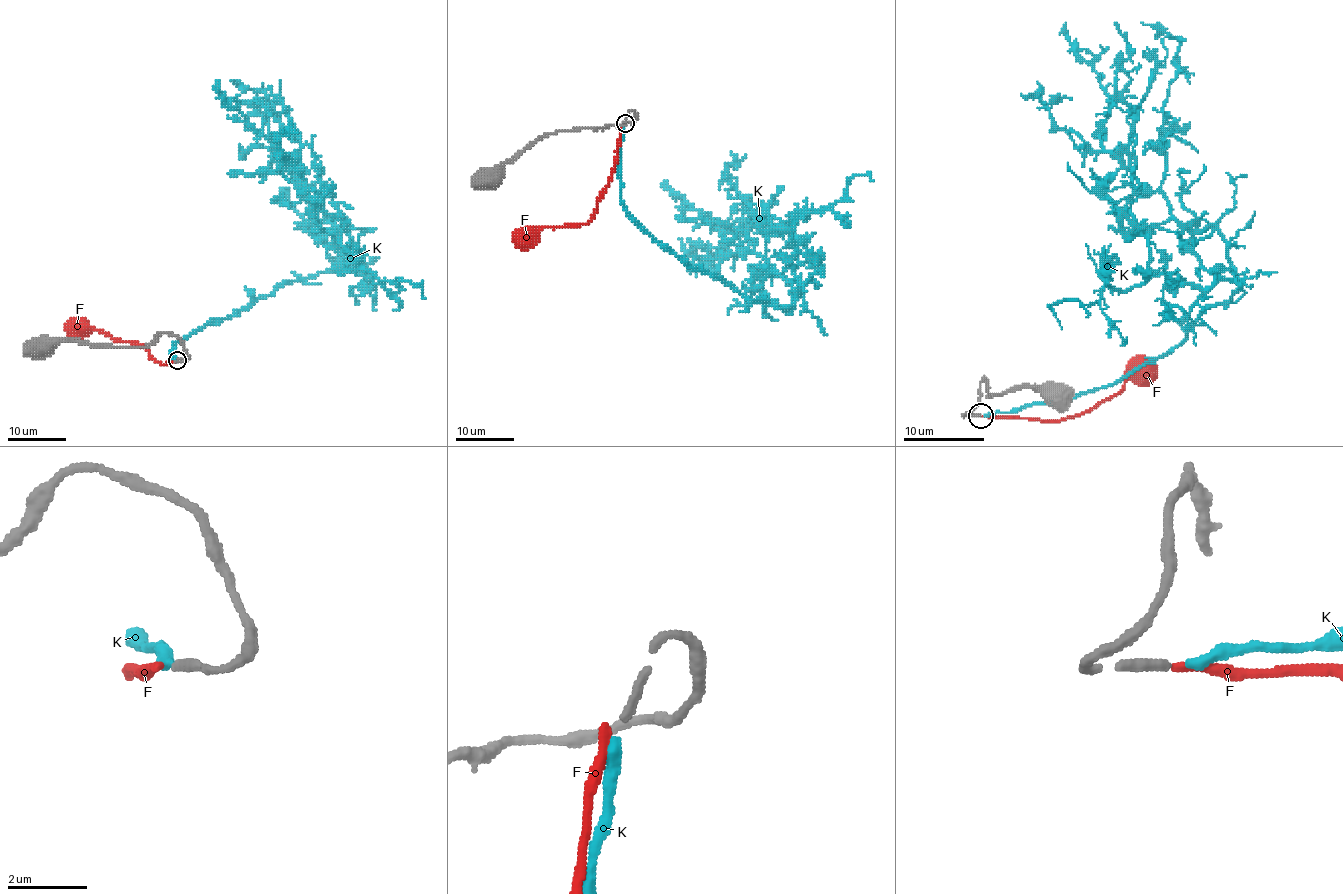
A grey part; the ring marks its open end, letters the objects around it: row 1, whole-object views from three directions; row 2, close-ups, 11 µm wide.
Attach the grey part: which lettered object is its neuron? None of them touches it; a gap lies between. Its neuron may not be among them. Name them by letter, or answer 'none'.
K

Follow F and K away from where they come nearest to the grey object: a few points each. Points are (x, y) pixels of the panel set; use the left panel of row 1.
F: (174, 361), (161, 364), (133, 342), (119, 342), (91, 327), (81, 330)
K: (176, 359), (173, 345), (199, 327), (332, 268), (327, 240), (303, 226), (318, 224), (316, 210), (218, 79)

